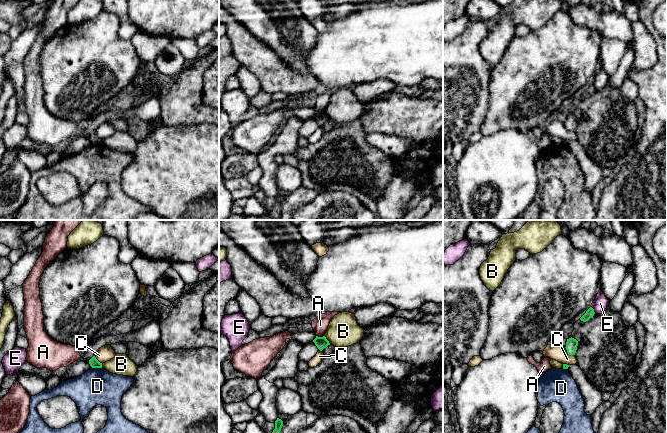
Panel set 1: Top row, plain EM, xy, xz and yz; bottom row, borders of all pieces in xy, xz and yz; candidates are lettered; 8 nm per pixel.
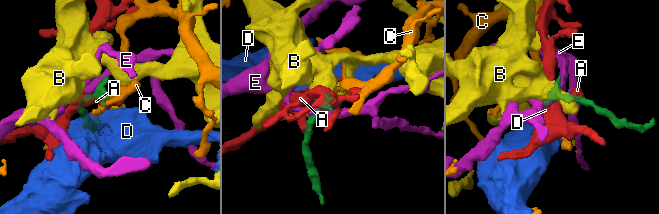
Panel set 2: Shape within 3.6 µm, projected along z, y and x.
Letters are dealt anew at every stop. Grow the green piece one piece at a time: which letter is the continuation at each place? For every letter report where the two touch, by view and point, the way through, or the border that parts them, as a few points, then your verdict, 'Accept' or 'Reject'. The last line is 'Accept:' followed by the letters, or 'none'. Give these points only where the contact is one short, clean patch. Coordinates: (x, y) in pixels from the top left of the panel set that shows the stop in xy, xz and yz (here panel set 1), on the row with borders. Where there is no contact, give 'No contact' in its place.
A: Touches green at xz (320, 337). Reject
B: Touches green at xz (326, 339). Boundary: xz (324, 335), (330, 343). Reject
C: Touches green at yz (568, 353). Boundary: yz (564, 347), (569, 354), (574, 355). Reject
D: Touches green at xy (97, 367). Boundary: xy (92, 367), (101, 368). Reject
E: Touches green at yz (593, 310). Boundary: yz (591, 306), (595, 313). Reject
Accept: none

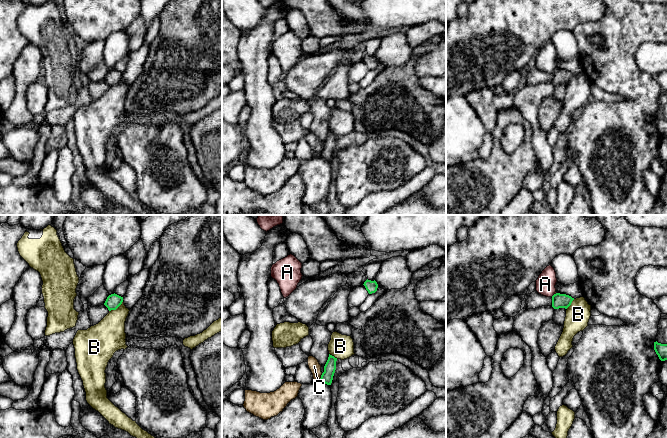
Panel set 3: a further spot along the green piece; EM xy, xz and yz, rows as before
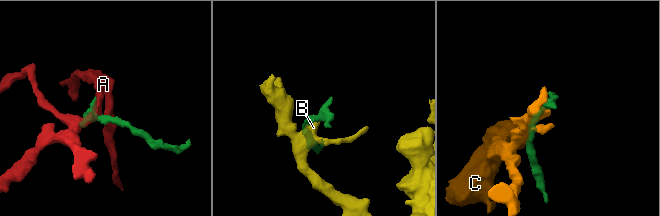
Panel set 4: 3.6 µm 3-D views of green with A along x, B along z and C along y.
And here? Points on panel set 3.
A: Touches green at yz (554, 294). Boundary: yz (556, 292), (551, 296). Reject
B: Touches green at xy (116, 308). Boundary: xy (122, 301), (115, 309), (109, 311). Reject
C: Touches green at xz (321, 376). Boundary: xz (322, 373), (319, 379). Reject
Accept: none

